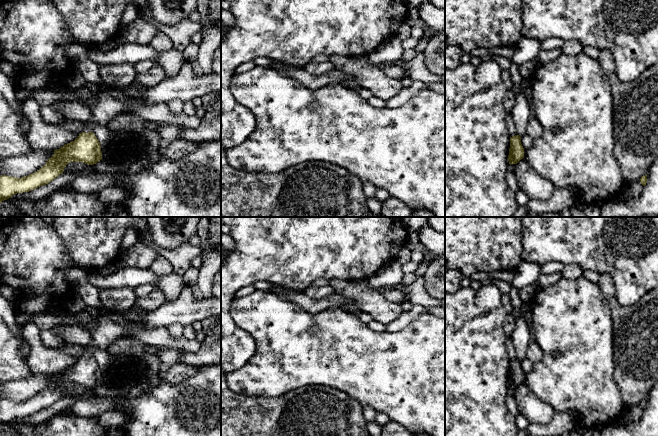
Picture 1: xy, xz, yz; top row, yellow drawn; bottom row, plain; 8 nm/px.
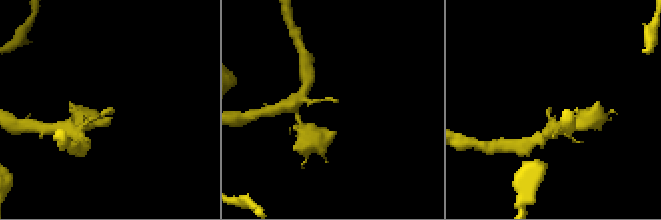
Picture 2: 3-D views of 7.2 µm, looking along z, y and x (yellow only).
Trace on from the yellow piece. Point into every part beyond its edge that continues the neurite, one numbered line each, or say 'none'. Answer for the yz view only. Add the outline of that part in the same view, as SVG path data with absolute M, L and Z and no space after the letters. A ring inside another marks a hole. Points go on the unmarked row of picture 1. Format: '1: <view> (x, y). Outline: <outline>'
1: yz (521, 335). Outline: M522 305L517 306L515 328L511 335L517 358L522 361L526 357L526 350L530 343L530 331L527 322L521 314Z

